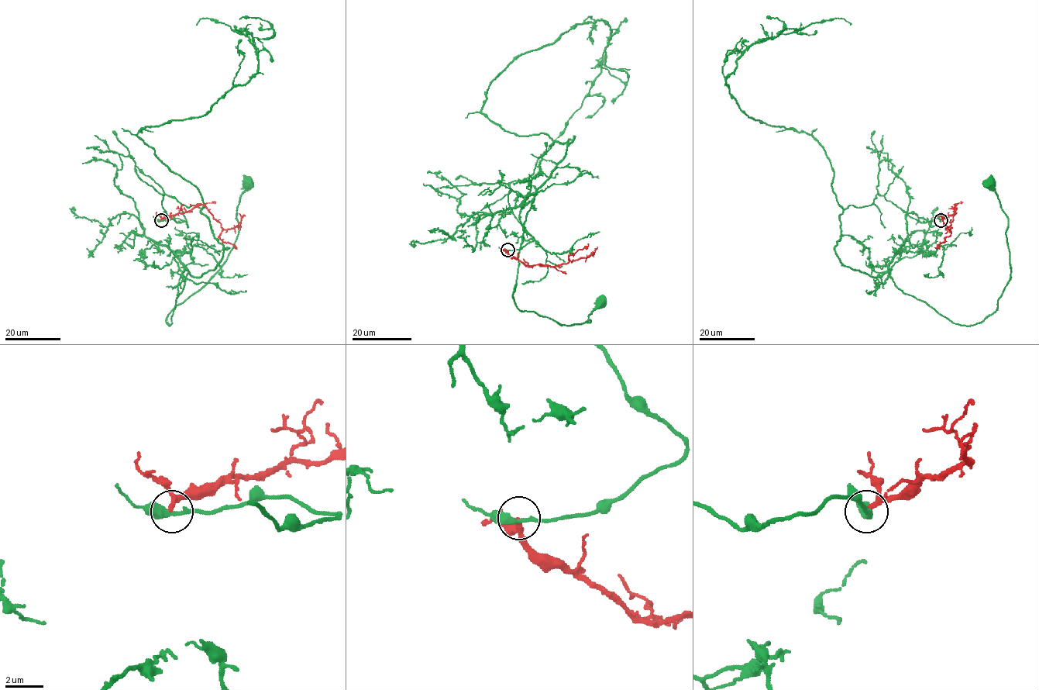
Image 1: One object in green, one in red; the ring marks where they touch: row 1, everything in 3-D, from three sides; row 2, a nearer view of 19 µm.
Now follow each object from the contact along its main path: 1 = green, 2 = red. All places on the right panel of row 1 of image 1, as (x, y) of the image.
1: (940, 220), (877, 194), (839, 216), (835, 253), (954, 323), (982, 322), (1010, 273), (989, 184)
2: (940, 220), (955, 213), (955, 205), (951, 234), (934, 247)

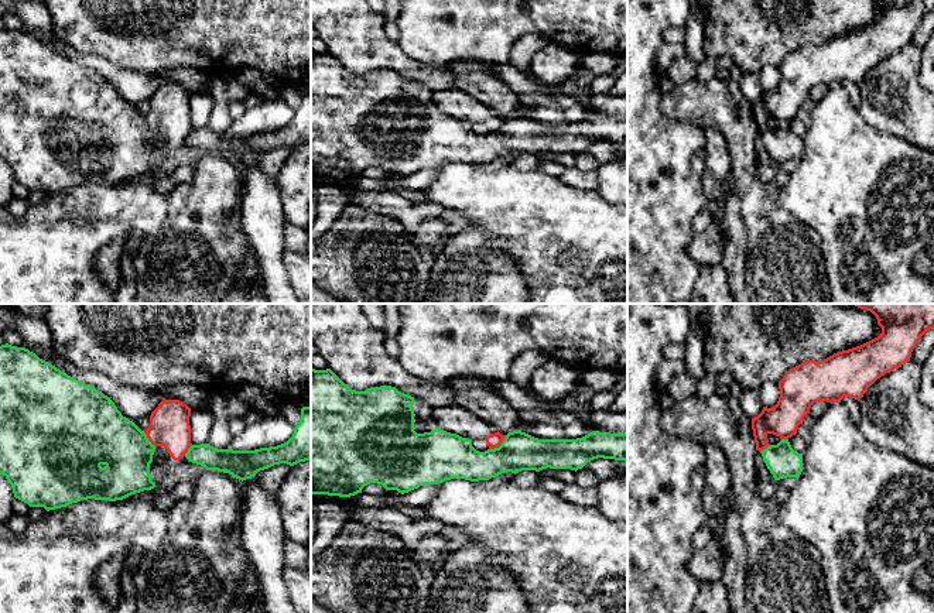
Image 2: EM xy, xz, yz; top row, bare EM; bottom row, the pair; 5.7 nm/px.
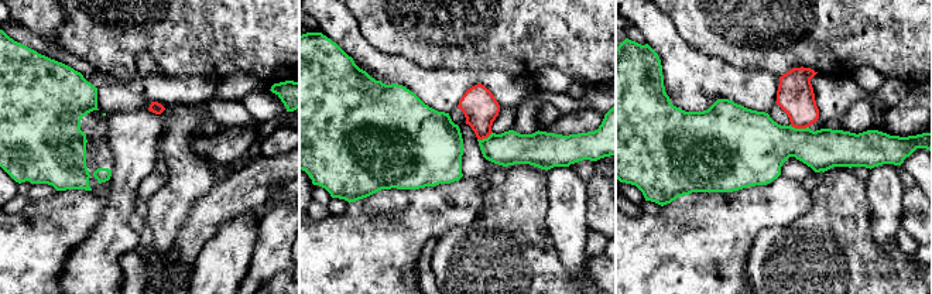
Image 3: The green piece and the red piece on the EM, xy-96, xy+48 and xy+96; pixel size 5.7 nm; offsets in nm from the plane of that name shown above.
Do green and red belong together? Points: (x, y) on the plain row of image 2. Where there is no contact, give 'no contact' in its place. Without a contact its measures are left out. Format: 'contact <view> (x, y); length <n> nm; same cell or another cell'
contact xz (500, 129); length 130 nm; another cell

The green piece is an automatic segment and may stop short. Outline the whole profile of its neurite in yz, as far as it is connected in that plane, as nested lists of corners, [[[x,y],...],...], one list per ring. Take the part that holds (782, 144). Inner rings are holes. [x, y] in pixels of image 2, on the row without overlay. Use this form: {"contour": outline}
{"contour": [[[781,123],[777,129],[770,129],[760,137],[774,164],[800,161],[803,137],[794,134],[788,123]]]}

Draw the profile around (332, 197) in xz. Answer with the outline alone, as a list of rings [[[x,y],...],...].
[[[314,178],[317,185],[318,216],[311,226],[311,243],[325,234],[338,219],[346,205],[352,203],[353,194],[342,181],[328,178]]]

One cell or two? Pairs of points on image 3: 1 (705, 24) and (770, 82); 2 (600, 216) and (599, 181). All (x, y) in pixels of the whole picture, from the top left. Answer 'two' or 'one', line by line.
1: two
2: one

